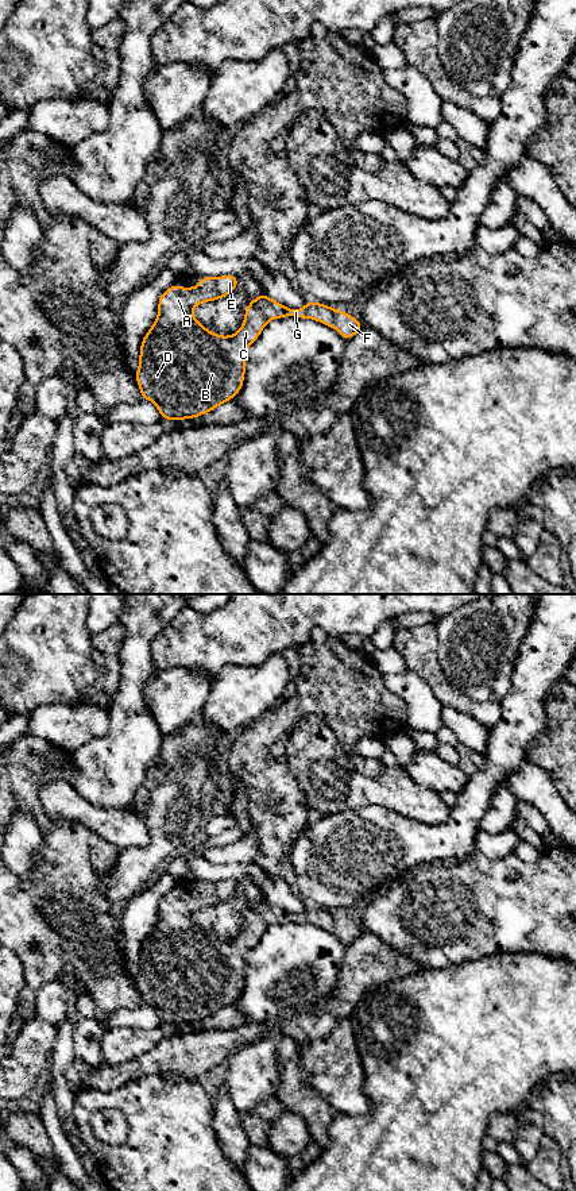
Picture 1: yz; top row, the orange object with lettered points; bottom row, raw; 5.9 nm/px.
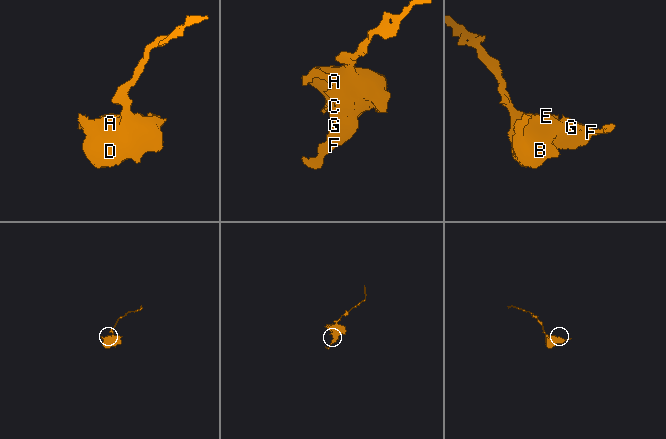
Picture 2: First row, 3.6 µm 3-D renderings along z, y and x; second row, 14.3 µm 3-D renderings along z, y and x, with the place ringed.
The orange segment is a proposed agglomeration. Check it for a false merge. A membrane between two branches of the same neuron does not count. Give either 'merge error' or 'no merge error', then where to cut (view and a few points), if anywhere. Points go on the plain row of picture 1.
no merge error; cut none

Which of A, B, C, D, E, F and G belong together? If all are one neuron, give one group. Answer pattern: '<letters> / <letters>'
A B C D E F G

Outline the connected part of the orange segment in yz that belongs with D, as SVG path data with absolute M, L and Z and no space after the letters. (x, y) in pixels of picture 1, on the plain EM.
M239 880L200 882L200 891L171 890L158 905L158 921L140 947L139 972L135 978L143 1005L154 1007L162 1024L196 1024L237 1001L244 988L246 955L260 941L271 924L294 921L313 924L335 933L347 947L364 930L349 918L309 905L301 914L287 913L267 899L259 899L247 911L239 936L221 941L205 933L192 918L198 909L220 905L235 897Z

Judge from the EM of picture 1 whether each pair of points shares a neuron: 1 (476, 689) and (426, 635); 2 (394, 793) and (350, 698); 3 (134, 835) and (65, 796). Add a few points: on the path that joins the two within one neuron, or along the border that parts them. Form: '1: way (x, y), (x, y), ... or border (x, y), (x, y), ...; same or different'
1: border (436, 624), (437, 660), (445, 678); different
2: border (352, 763), (356, 770), (371, 777), (383, 769); different
3: way (116, 827), (82, 812); same

